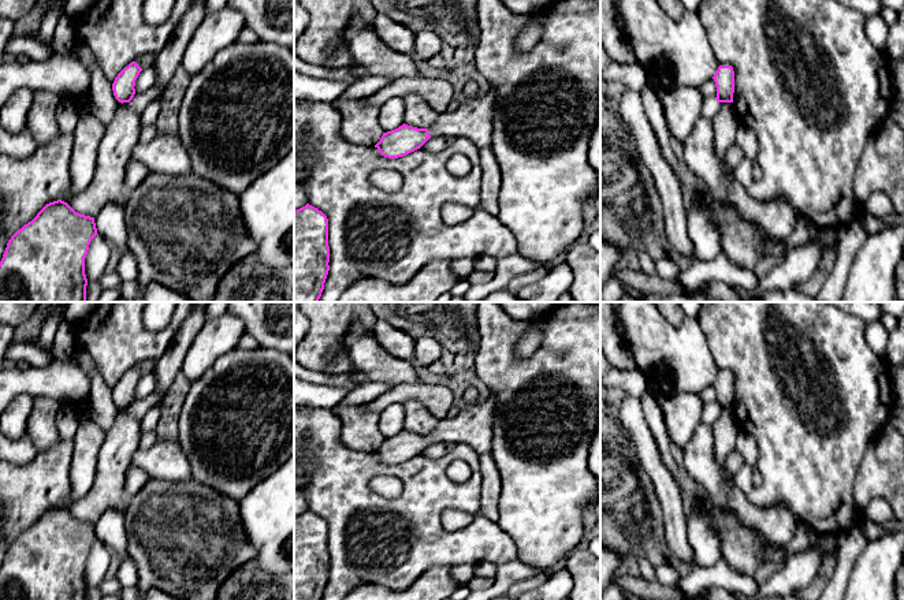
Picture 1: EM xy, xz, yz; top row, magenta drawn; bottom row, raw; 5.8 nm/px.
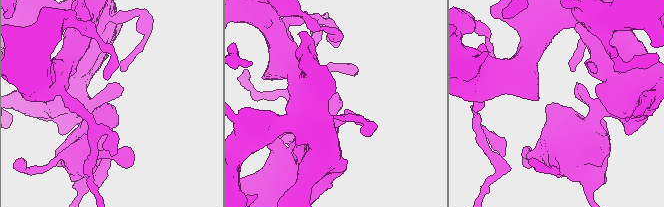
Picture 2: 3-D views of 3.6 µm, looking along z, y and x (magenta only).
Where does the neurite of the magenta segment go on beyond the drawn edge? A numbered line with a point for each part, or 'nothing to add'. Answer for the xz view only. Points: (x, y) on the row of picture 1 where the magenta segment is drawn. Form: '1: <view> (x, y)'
1: xz (472, 119)

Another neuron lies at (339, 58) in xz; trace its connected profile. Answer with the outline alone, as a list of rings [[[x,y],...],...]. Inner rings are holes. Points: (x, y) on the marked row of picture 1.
[[[332,44],[330,46],[330,59],[324,67],[328,70],[345,68],[353,63],[353,57],[346,45]]]

